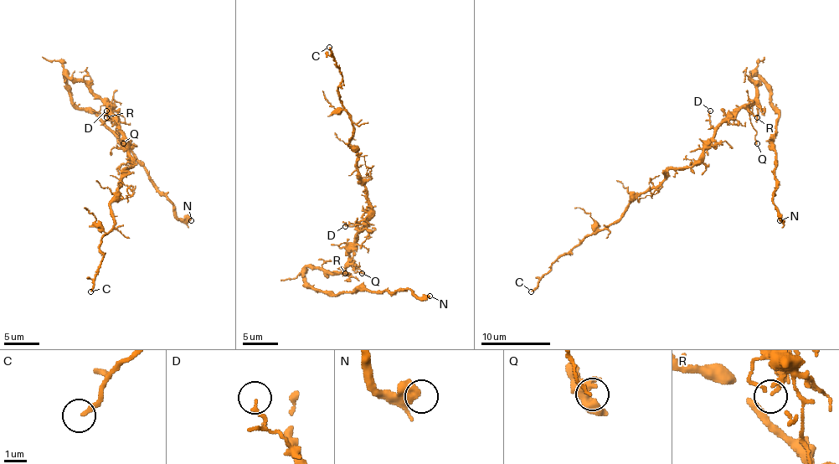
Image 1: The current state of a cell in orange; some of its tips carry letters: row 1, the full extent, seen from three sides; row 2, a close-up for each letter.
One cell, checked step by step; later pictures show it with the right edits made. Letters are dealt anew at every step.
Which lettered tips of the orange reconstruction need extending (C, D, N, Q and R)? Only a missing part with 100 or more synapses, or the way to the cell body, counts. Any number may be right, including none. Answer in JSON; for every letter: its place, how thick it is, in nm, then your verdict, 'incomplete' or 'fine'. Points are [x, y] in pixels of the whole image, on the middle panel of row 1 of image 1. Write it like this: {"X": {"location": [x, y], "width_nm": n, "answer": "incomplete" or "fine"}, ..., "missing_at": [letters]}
{"C": {"location": [329, 47], "width_nm": 200, "answer": "incomplete"}, "D": {"location": [345, 226], "width_nm": 130, "answer": "fine"}, "N": {"location": [429, 296], "width_nm": 360, "answer": "fine"}, "Q": {"location": [362, 273], "width_nm": 80, "answer": "fine"}, "R": {"location": [345, 273], "width_nm": 150, "answer": "fine"}, "missing_at": ["C"]}

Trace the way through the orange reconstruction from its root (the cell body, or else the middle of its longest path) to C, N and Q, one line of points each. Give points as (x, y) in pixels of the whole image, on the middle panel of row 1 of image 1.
C: (350, 245), (371, 207), (357, 174), (357, 155), (348, 144), (353, 123), (337, 94), (341, 73), (329, 47)
N: (350, 245), (348, 262), (339, 271), (306, 270), (305, 280), (315, 291), (409, 289), (418, 297), (429, 296)
Q: (350, 245), (350, 262), (355, 266), (357, 273), (362, 273)

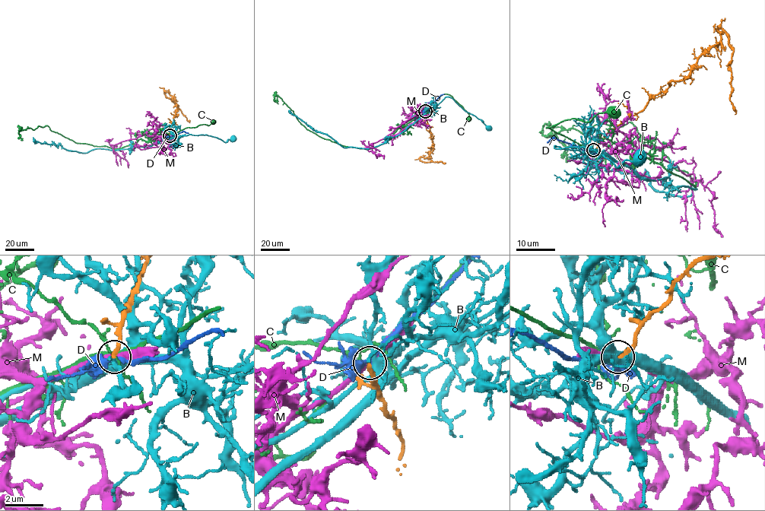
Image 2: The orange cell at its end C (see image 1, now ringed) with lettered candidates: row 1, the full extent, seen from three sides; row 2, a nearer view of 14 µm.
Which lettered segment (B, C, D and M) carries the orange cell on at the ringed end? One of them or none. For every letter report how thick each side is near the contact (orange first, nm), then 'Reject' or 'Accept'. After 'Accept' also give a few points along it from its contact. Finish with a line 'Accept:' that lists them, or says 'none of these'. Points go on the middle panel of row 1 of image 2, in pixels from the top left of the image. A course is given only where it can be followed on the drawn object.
B: Thickness 260 nm (orange) against 460 nm. Reject
C: Thickness 240 nm (orange) against 140 nm. Reject
D: Thickness 200 nm (orange) against 340 nm. Accept. Its course: (425, 111), (444, 94)
M: Thickness 220 nm (orange) against 240 nm. Reject
Accept: D

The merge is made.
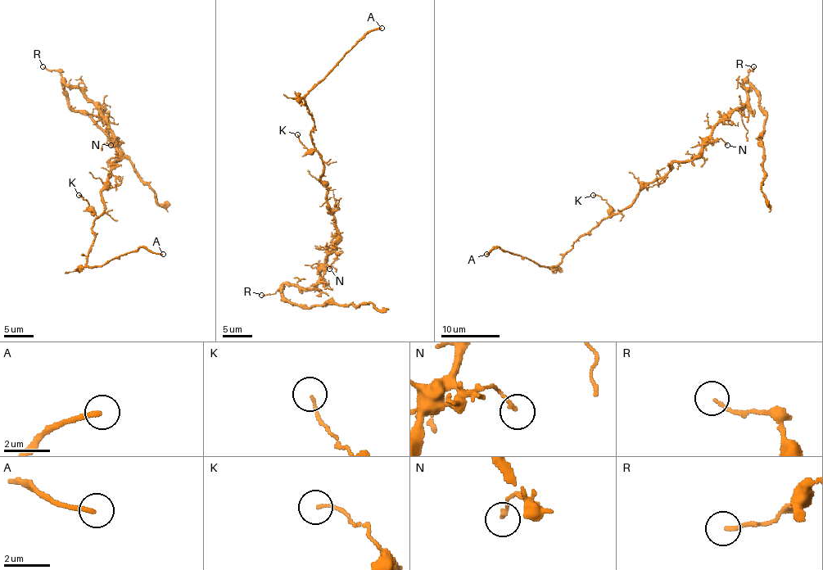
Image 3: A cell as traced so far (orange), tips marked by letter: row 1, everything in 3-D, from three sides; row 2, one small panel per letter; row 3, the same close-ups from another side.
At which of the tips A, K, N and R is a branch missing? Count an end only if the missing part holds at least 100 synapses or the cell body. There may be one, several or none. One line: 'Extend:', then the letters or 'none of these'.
Extend: A

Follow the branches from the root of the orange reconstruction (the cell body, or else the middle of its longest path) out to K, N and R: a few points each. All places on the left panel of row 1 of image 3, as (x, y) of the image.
K: (118, 156), (108, 176), (108, 183), (101, 193), (105, 210), (99, 215), (88, 207), (88, 201), (79, 195)
N: (118, 156), (117, 140), (114, 139), (110, 145)
R: (118, 156), (117, 137), (108, 127), (102, 112), (79, 88), (70, 88), (57, 71), (42, 66)

